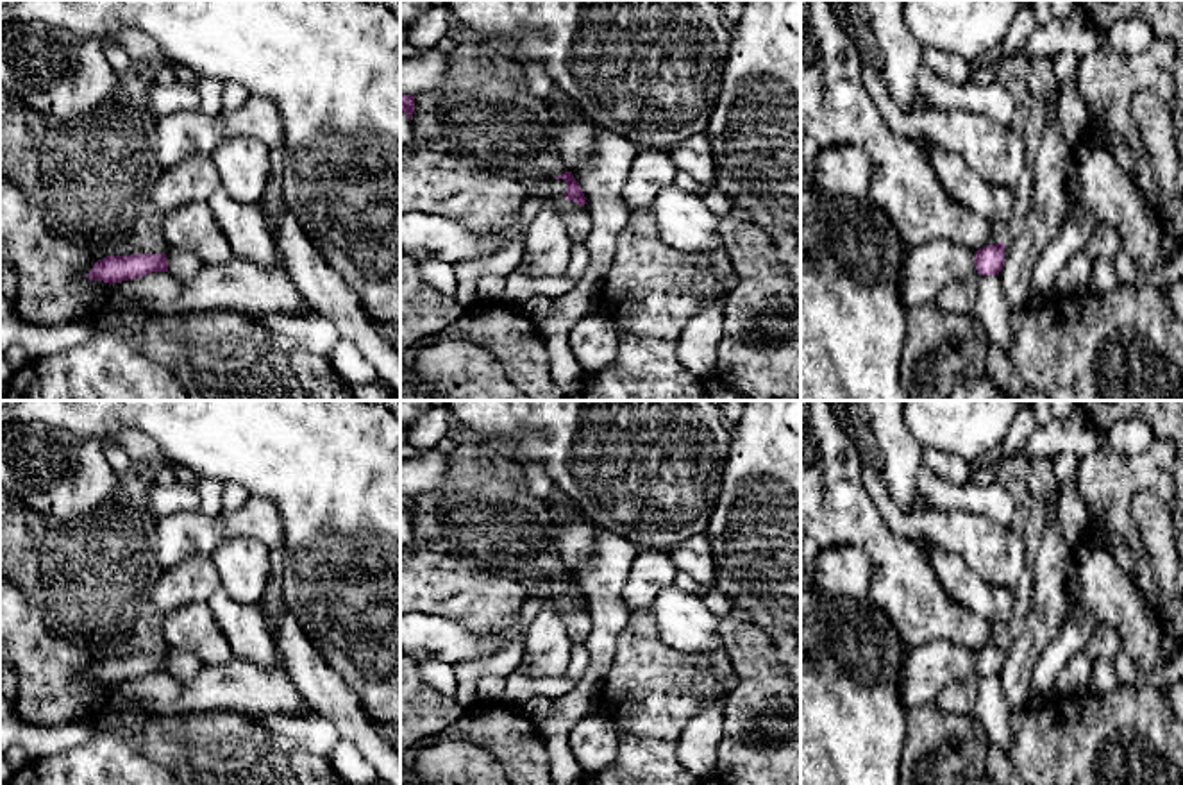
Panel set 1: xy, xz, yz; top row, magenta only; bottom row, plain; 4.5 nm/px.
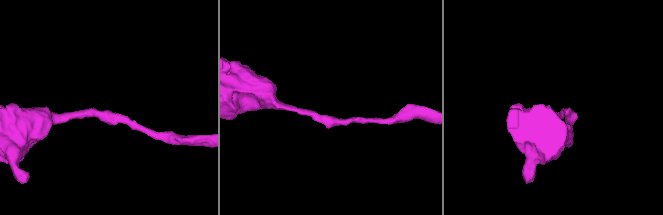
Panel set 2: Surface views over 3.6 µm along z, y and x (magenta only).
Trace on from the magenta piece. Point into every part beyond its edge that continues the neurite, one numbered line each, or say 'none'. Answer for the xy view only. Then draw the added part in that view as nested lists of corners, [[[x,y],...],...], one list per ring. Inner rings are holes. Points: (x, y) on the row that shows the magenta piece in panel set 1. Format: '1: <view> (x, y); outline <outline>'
none

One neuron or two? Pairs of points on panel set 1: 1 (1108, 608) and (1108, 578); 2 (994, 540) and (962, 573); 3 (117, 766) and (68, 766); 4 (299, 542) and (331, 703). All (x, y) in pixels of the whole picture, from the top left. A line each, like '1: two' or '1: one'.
1: one
2: two
3: one
4: two

